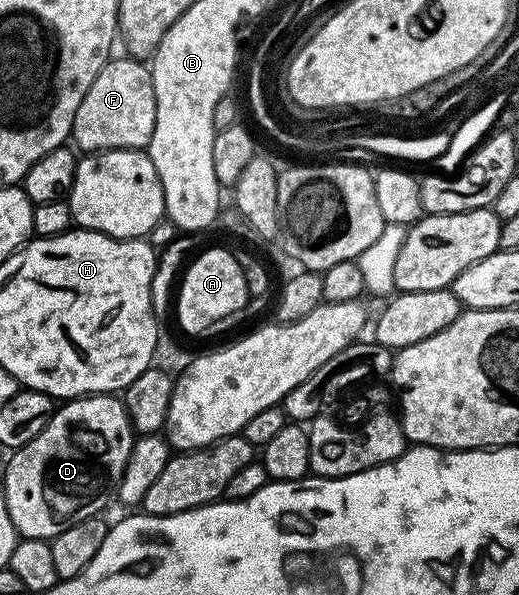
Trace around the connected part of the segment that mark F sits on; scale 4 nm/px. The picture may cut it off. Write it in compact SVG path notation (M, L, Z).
M132 56L117 57L110 57L97 73L95 84L87 88L87 96L83 96L79 112L75 112L71 142L78 151L145 150L151 140L151 132L155 132L152 69Z

